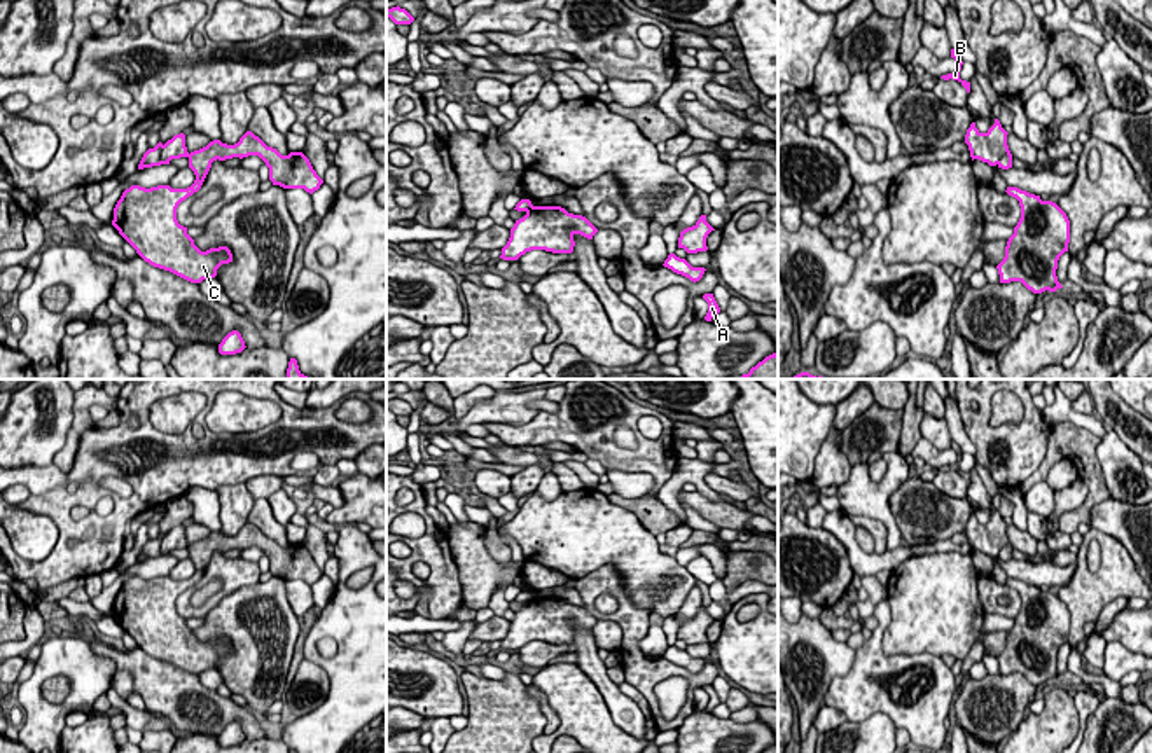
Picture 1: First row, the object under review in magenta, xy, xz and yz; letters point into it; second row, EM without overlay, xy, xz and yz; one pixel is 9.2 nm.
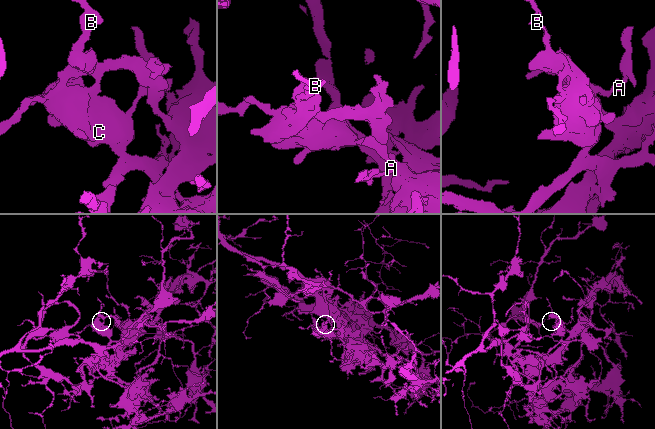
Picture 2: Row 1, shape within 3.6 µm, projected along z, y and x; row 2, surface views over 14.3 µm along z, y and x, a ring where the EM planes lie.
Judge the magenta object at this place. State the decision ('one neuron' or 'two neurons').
two neurons

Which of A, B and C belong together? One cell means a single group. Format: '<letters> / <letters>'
A C / B

